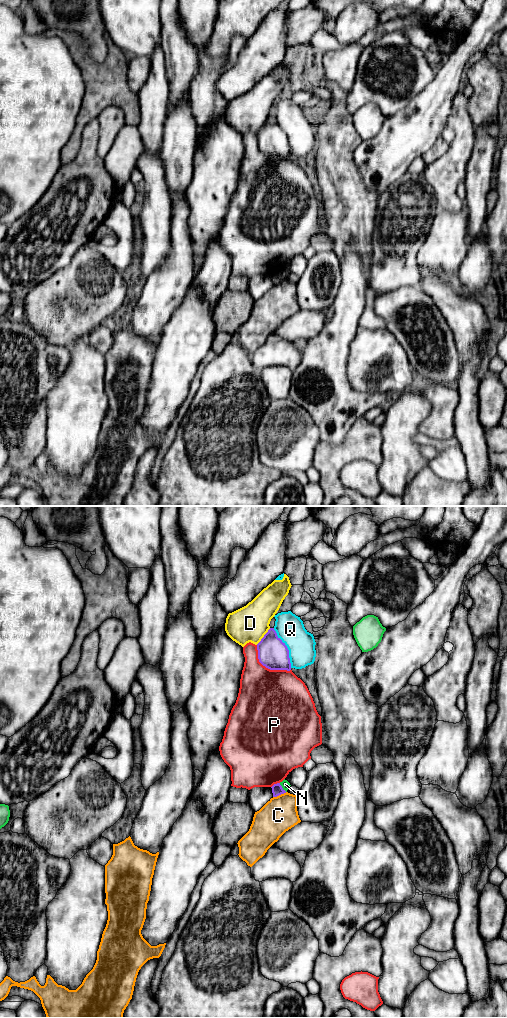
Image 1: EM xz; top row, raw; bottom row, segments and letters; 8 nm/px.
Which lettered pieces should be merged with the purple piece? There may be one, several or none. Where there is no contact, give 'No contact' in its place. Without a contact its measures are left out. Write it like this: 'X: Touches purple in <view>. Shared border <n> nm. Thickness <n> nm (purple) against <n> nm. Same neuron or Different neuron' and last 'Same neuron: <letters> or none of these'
C: Touches purple in xz. Shared border 120 nm. Thickness 90 nm (purple) against 280 nm. Different neuron
D: Touches purple in xz. Shared border 180 nm. Thickness 240 nm (purple) against 300 nm. Different neuron
N: Touches purple in xz. Shared border 90 nm. Thickness 90 nm (purple) against 70 nm. Different neuron
P: Touches purple in xz. Shared border 340 nm. Thickness 240 nm (purple) against 460 nm. Different neuron
Q: Touches purple in xz. Shared border 360 nm. Thickness 240 nm (purple) against 220 nm. Different neuron
Same neuron: none of these

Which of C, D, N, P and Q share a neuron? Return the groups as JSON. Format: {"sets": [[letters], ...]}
{"sets": [["C"], ["D"], ["N"], ["P"], ["Q"]]}

